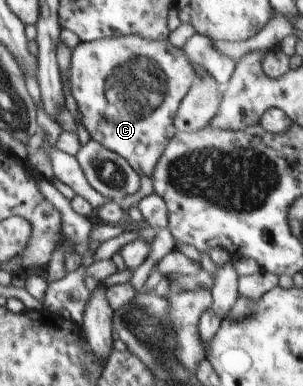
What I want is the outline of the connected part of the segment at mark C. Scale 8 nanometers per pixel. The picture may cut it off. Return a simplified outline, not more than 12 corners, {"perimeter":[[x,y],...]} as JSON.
{"perimeter":[[168,39],[72,49],[91,139],[152,178],[196,81]]}

